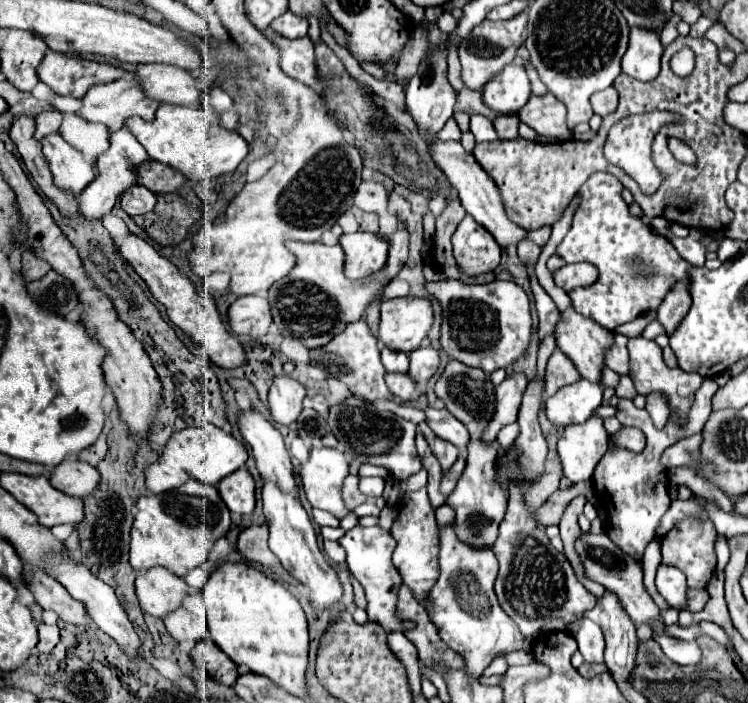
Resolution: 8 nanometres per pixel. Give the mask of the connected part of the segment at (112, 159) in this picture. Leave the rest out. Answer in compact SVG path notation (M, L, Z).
M118 129L112 133L110 137L110 149L104 151L98 159L96 159L96 167L98 167L98 177L78 195L80 197L80 213L86 219L98 219L104 217L106 213L112 211L116 199L122 195L122 191L126 191L128 187L132 187L136 183L136 167L144 161L148 161L148 153L144 151L144 147L138 143L138 139L128 131L128 129Z

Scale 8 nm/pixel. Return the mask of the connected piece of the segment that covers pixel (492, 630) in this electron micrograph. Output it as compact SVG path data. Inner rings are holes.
M444 527L440 529L438 565L440 577L420 605L436 625L440 639L464 659L464 673L468 677L480 679L496 655L532 647L532 639L524 639L516 623L512 623L512 619L498 605L494 595L498 561L492 551L476 551L466 547L456 539L452 527Z

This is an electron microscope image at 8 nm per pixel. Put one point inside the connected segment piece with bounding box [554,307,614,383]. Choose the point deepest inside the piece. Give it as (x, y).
(584, 342)

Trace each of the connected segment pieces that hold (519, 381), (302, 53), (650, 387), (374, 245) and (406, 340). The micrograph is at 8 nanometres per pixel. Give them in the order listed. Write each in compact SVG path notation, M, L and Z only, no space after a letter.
M514 375L510 379L504 379L494 389L496 403L494 403L492 419L490 419L490 423L488 423L488 427L484 429L484 435L482 435L484 443L494 443L498 431L504 425L516 421L516 415L518 415L518 409L520 409L520 403L522 403L522 389L526 385L528 385L528 381L526 381L524 375Z
M266 29L262 33L278 47L282 71L288 77L308 85L320 94L318 77L316 77L316 65L314 65L314 43L312 43L312 39L310 37L284 39L282 35L276 35L270 29Z
M634 337L628 341L628 351L630 351L630 379L634 381L634 387L640 395L648 395L648 393L660 393L666 397L668 407L670 407L670 419L674 417L674 413L678 413L676 423L684 425L688 419L688 411L694 403L694 393L700 389L704 377L700 379L698 373L686 373L680 367L668 367L662 359L662 349L654 343L648 341L644 337Z
M366 231L342 235L340 245L346 253L344 273L350 279L360 279L382 269L388 259L388 247L390 247L386 239L380 239L378 235Z
M396 297L396 299L384 299L380 305L382 319L380 319L380 333L378 339L384 341L386 347L394 351L410 353L422 345L422 341L428 337L432 323L434 323L434 309L430 299L426 297Z

